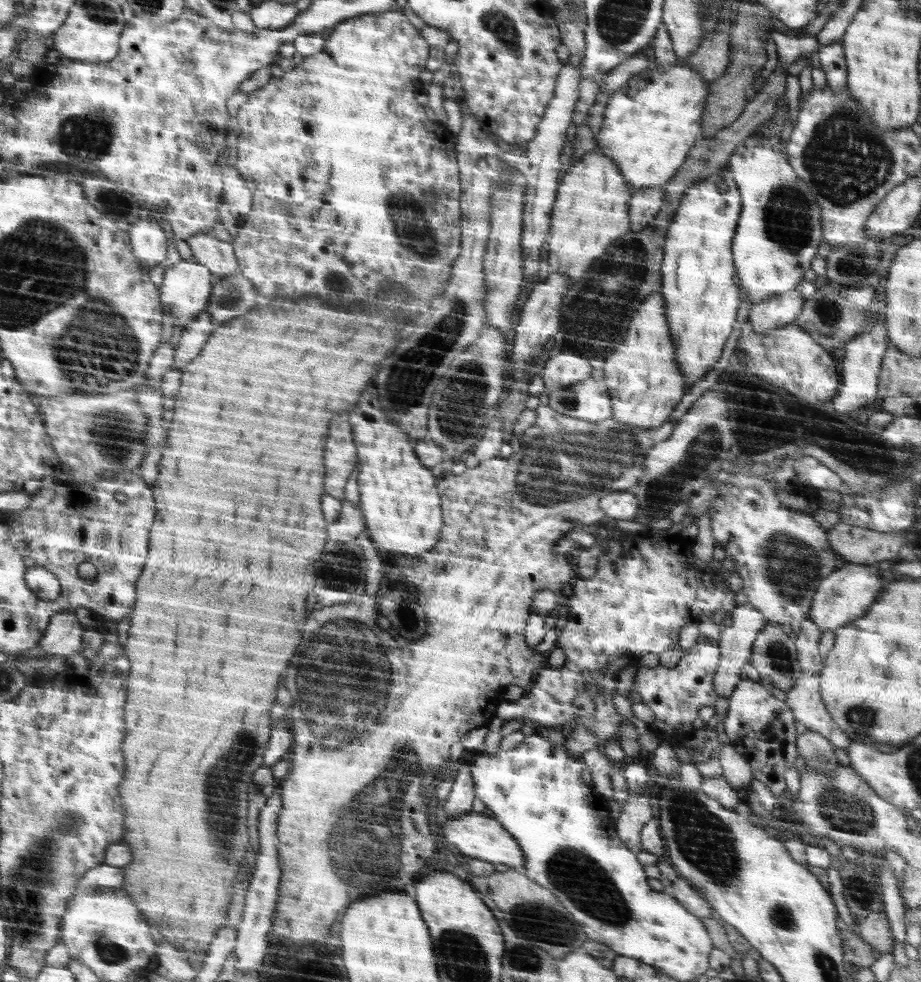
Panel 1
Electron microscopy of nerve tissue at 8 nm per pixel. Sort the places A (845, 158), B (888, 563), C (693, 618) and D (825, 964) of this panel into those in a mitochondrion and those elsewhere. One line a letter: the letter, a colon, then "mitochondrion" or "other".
A: mitochondrion
B: other
C: other
D: mitochondrion

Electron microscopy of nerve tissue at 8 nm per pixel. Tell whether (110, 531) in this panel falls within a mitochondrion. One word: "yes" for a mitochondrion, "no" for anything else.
no

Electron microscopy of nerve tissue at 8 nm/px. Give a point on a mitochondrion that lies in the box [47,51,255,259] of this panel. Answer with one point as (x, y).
(91, 134)

